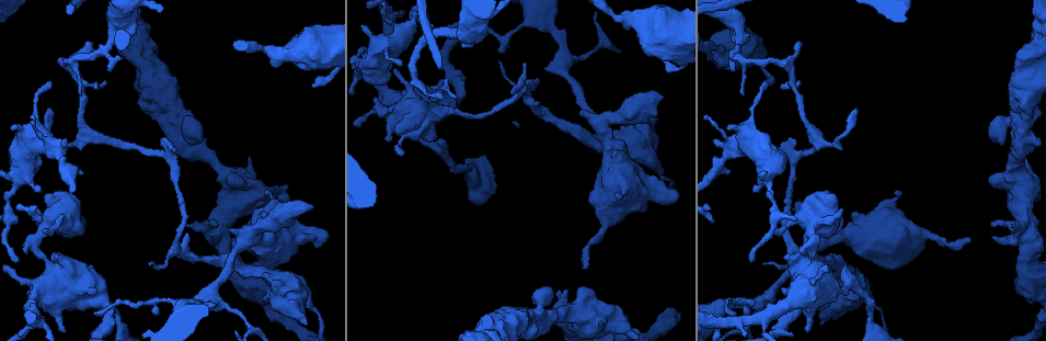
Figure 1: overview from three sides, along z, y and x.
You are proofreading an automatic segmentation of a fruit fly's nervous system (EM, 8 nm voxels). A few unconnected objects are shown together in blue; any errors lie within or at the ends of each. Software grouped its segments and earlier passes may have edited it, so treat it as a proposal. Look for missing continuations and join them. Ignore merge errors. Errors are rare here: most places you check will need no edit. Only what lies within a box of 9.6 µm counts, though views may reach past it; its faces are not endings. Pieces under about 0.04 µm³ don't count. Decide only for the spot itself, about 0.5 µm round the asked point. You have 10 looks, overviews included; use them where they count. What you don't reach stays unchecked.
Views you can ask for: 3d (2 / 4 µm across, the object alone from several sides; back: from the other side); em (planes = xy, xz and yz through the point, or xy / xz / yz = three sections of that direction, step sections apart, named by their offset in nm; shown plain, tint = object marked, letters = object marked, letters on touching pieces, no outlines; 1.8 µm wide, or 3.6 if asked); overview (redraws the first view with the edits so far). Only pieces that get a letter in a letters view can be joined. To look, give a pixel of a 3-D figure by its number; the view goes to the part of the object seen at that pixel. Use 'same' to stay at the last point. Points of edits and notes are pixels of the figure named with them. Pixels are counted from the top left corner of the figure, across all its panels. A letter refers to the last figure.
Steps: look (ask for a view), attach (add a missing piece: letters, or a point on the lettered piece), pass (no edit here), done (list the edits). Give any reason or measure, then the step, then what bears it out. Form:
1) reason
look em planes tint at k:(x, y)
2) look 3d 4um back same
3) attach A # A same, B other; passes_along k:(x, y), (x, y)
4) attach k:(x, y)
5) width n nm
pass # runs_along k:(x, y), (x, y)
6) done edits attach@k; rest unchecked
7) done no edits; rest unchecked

branch stops here
look em yz step 16 tint at 1:(441, 95)

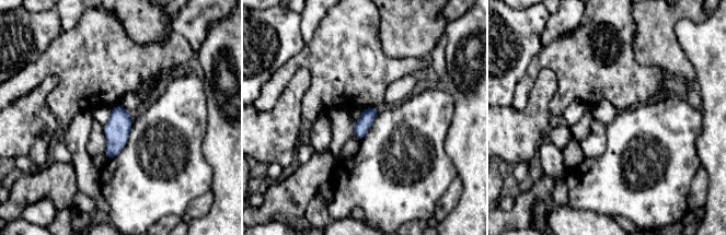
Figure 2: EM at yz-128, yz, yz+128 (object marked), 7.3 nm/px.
cut it another way
look em planes letters same

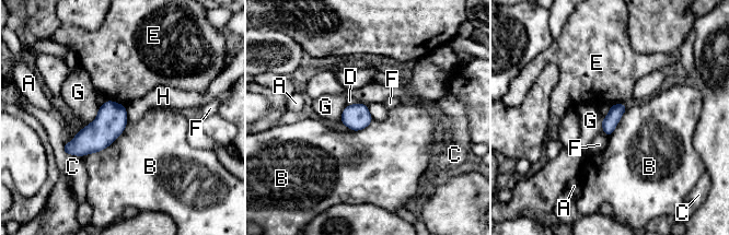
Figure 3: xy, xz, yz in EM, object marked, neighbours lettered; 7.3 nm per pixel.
pass # A other, B other, C other, D other, E other, F other, G other, H other; border 3:(125, 105), (128, 120); no lettered piece goes on from it

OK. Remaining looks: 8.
an open end
look 3d 2um at 1:(112, 70)

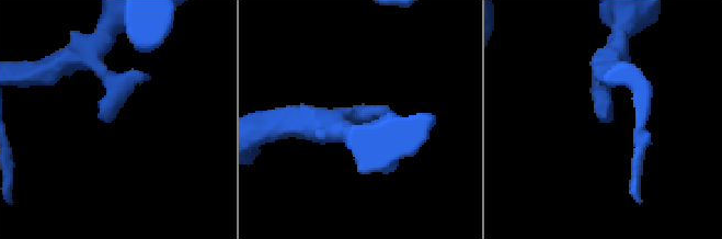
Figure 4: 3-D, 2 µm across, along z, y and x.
now the EM
look em planes plain at 4:(113, 118)

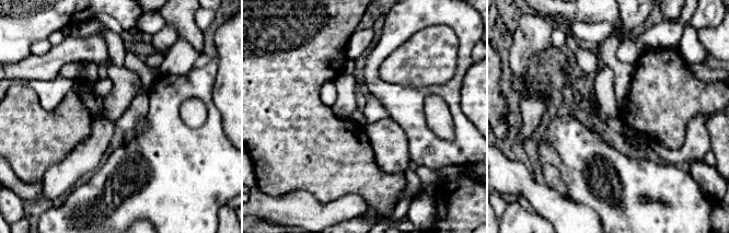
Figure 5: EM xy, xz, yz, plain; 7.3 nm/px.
see the neighbours
look em planes letters same

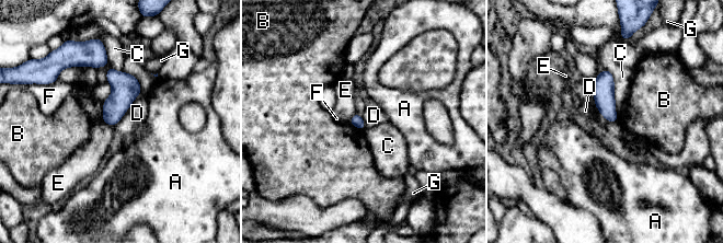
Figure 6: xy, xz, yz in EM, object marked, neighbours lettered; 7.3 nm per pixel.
pass # A other, B other, C other, D other, E other, F other, G other; border 6:(140, 92), (113, 127); no lettered piece goes on from it

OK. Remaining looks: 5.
an open end
look 3d 4um at 1:(601, 322)

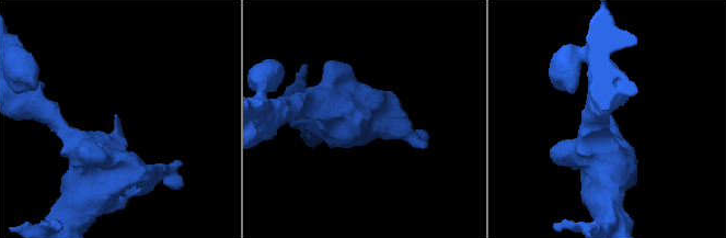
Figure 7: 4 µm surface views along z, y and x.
shape alone is not enough
look em planes plain at 7:(362, 119)

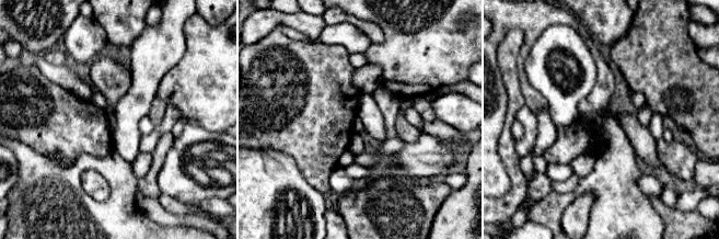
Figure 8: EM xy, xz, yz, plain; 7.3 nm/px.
look em planes letters same

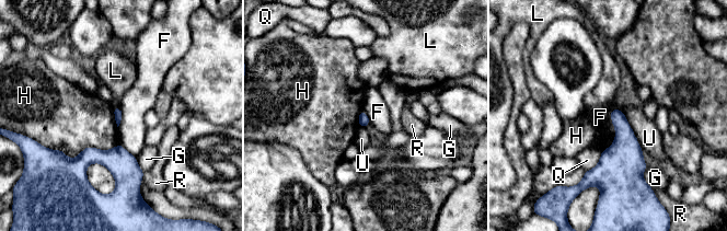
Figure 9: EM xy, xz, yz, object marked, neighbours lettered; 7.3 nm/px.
pass # F other, G other, H other, L other, Q other, R other, U other; border 9:(616, 106), (614, 140), (601, 151); none of them fits

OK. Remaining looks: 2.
an open end
look em xz step 4 letters at 1:(586, 267)

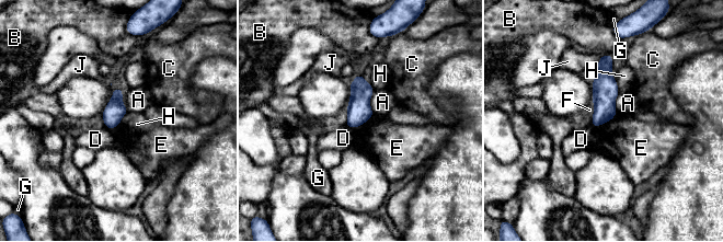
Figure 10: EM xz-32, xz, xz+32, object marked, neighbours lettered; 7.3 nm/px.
width 150 nm
pass # A other, B other, C other, D other, E other, F other, G other, H other, J other; runs_along 10:(609, 57), (604, 112), (594, 123); none of them fits

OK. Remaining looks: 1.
done no edits; rest unchecked

